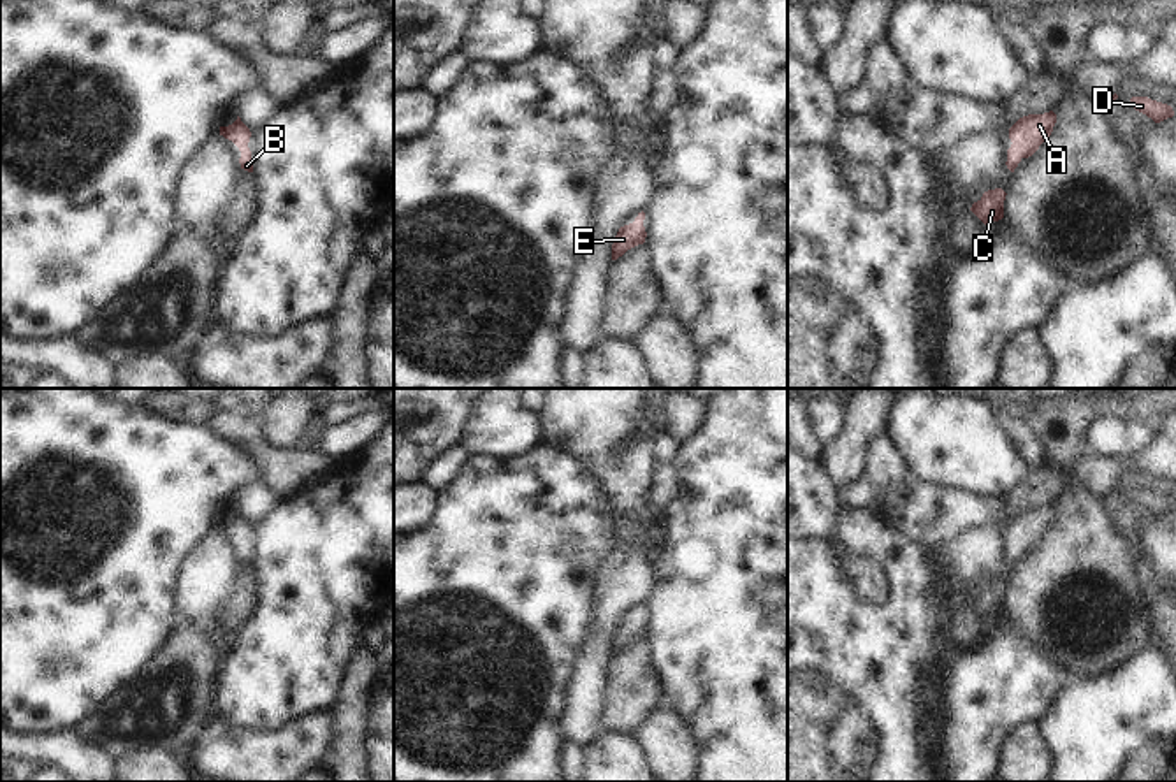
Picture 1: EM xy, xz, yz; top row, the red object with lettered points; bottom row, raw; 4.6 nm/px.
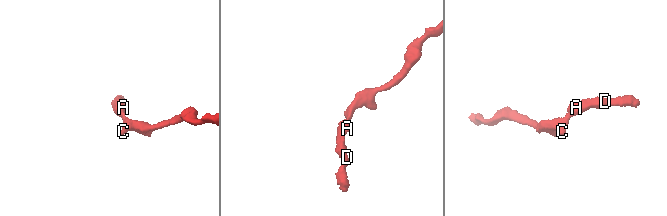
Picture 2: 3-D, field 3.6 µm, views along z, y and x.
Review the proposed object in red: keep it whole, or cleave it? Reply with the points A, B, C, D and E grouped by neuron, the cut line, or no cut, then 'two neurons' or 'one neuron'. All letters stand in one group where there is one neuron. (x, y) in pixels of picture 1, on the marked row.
A B C D E; no cut; one neuron

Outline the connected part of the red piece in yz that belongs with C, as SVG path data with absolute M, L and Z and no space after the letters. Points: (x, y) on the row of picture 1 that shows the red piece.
M1002 188L988 190L972 204L970 211L984 223L990 225L1004 218L1005 192Z

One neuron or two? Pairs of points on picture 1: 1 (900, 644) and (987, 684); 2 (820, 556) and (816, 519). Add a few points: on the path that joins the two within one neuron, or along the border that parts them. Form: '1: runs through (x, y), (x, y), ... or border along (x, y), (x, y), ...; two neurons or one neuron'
1: border along (946, 654), (930, 703); two neurons
2: border along (842, 506), (835, 528), (827, 538), (805, 540); two neurons

